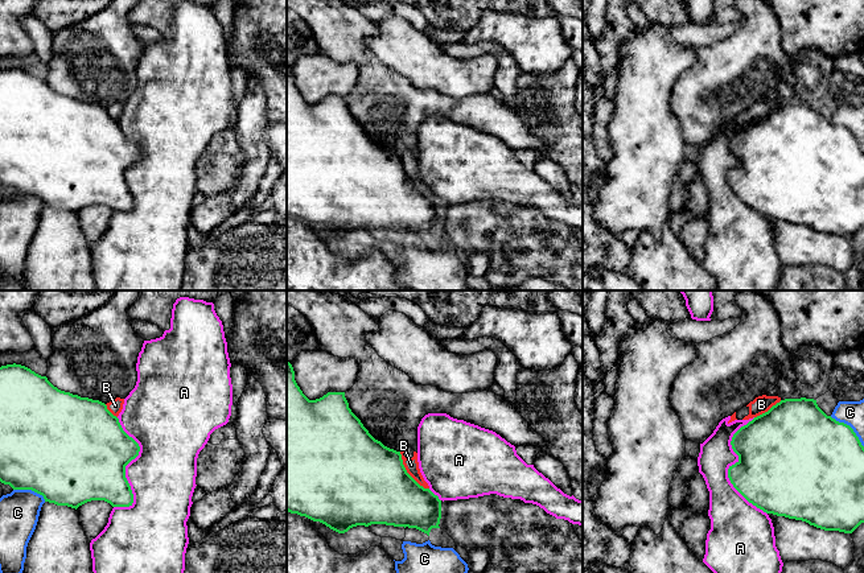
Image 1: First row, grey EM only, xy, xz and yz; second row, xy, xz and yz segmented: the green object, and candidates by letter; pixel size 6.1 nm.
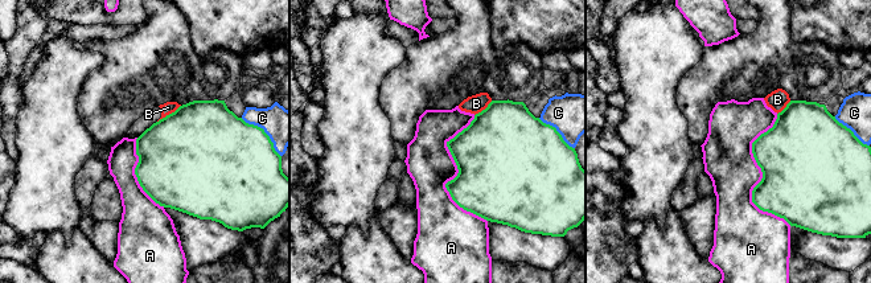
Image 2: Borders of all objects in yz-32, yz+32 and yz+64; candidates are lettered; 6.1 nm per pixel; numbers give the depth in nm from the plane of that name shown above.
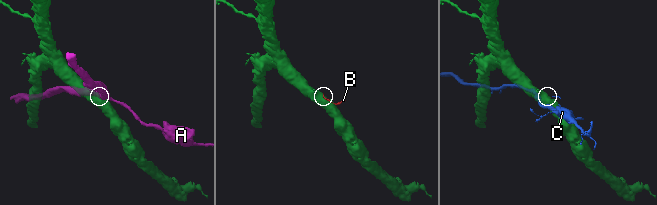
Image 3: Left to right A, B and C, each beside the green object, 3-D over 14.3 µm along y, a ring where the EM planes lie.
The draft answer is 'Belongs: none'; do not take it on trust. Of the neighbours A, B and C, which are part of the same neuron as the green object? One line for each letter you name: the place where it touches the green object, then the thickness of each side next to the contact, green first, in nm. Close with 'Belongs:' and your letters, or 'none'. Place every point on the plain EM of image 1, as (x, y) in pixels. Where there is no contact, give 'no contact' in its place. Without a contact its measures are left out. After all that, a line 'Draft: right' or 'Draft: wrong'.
Belongs: none
Draft: right

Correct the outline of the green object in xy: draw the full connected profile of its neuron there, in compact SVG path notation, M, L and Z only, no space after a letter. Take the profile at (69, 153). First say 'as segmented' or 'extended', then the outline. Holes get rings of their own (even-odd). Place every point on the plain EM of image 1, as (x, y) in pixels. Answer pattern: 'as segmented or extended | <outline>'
as segmented | M21 69L0 71L0 186L32 194L45 206L78 213L91 205L129 211L133 198L126 170L139 160L139 148L99 104L54 91Z

